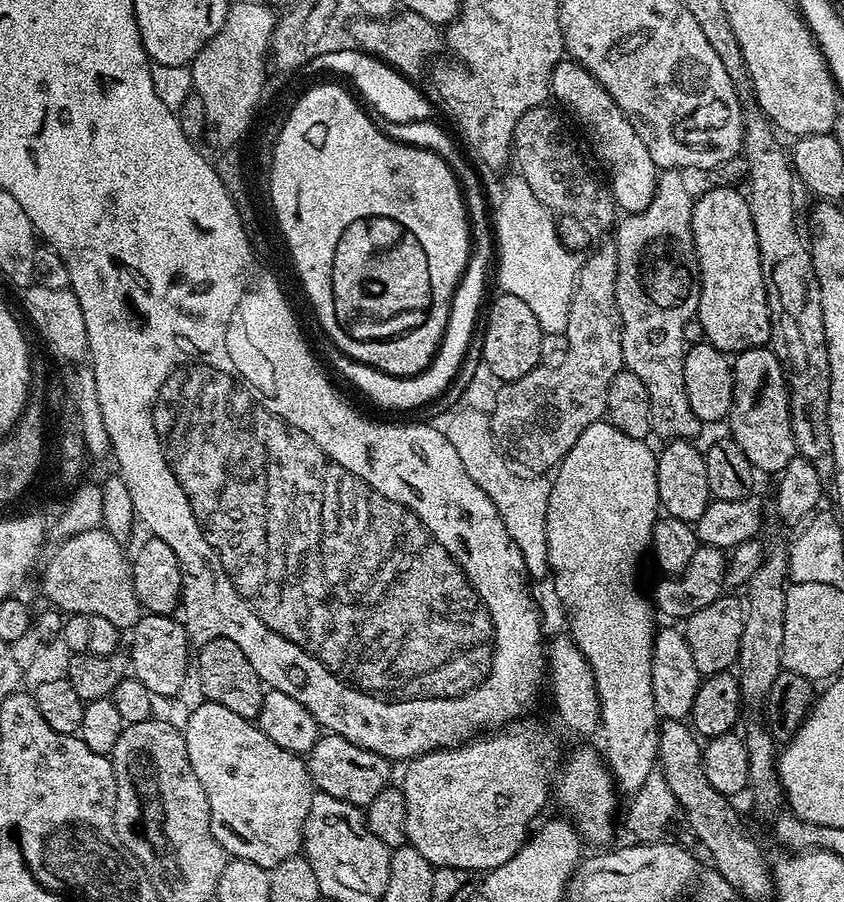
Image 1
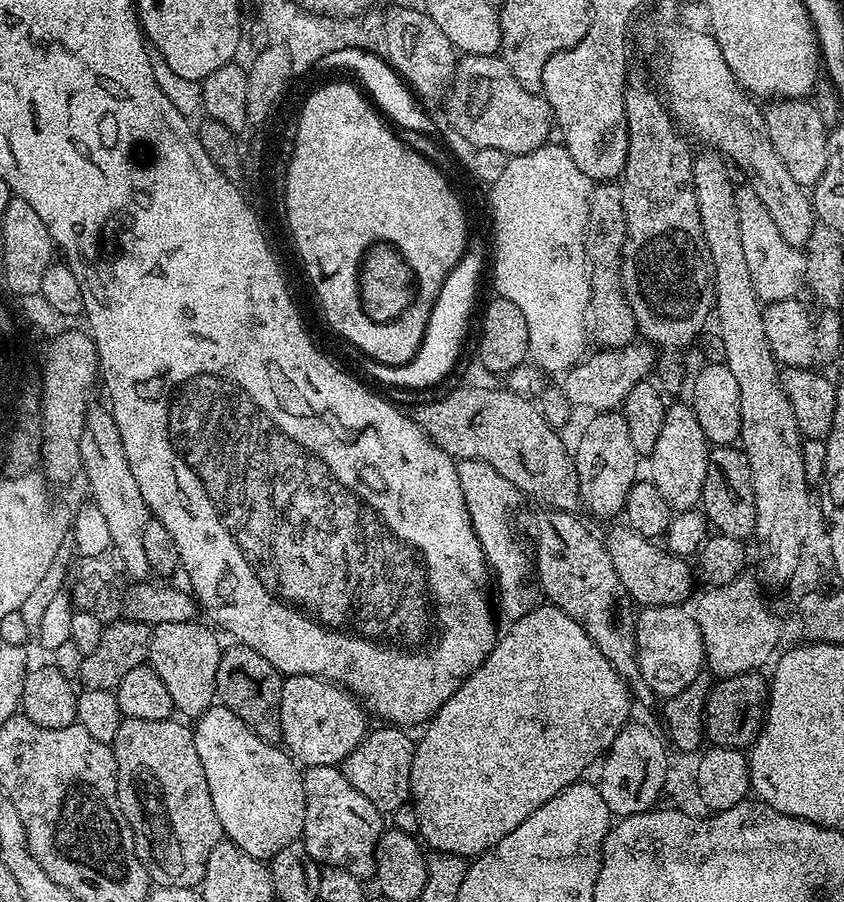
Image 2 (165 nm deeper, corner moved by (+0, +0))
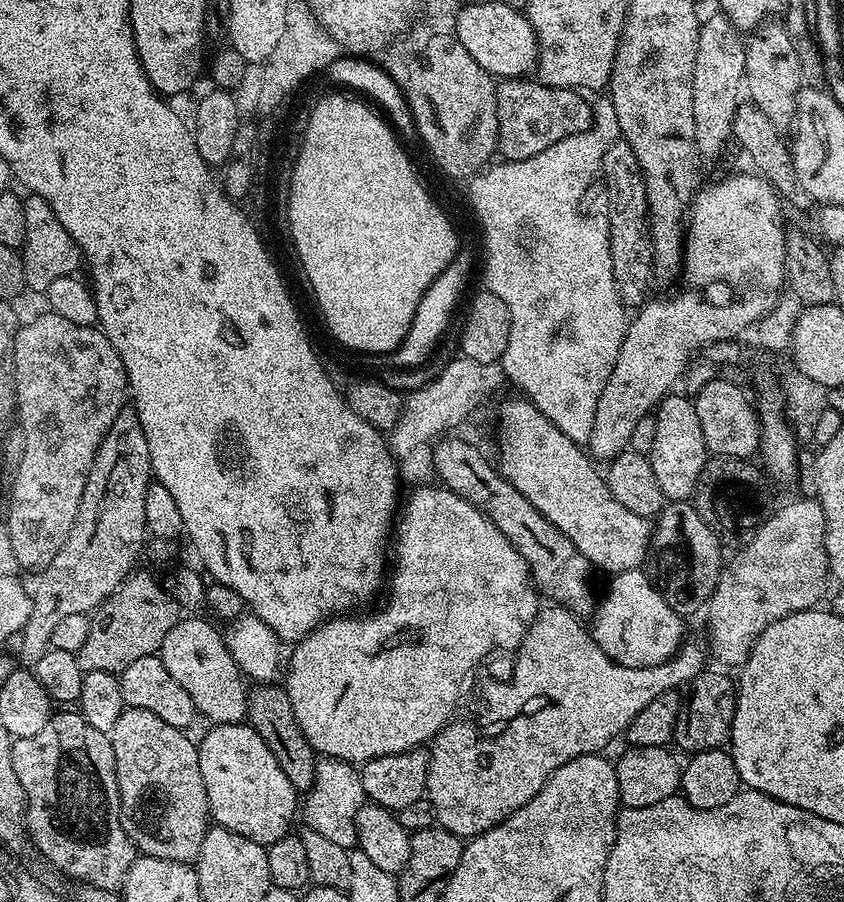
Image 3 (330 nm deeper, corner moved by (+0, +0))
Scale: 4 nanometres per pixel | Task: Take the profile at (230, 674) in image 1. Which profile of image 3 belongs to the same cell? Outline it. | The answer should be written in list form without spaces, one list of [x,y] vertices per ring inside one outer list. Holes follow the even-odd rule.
[[[260,682],[249,691],[246,720],[260,735],[262,742],[270,746],[270,754],[274,754],[274,758],[278,758],[278,766],[282,766],[282,774],[290,778],[297,793],[304,794],[314,782],[318,754],[310,746],[310,742],[306,742],[306,734],[302,734],[294,718],[294,706],[290,706],[287,691],[281,685],[279,688],[278,685],[279,683],[276,682]]]

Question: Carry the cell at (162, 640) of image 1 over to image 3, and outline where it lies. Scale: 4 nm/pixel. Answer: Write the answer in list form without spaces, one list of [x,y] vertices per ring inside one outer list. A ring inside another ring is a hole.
[[[181,618],[162,642],[160,661],[170,670],[170,678],[190,694],[197,713],[212,720],[213,725],[239,724],[248,715],[249,689],[244,688],[246,677],[228,649],[227,639],[212,624],[204,620]]]

